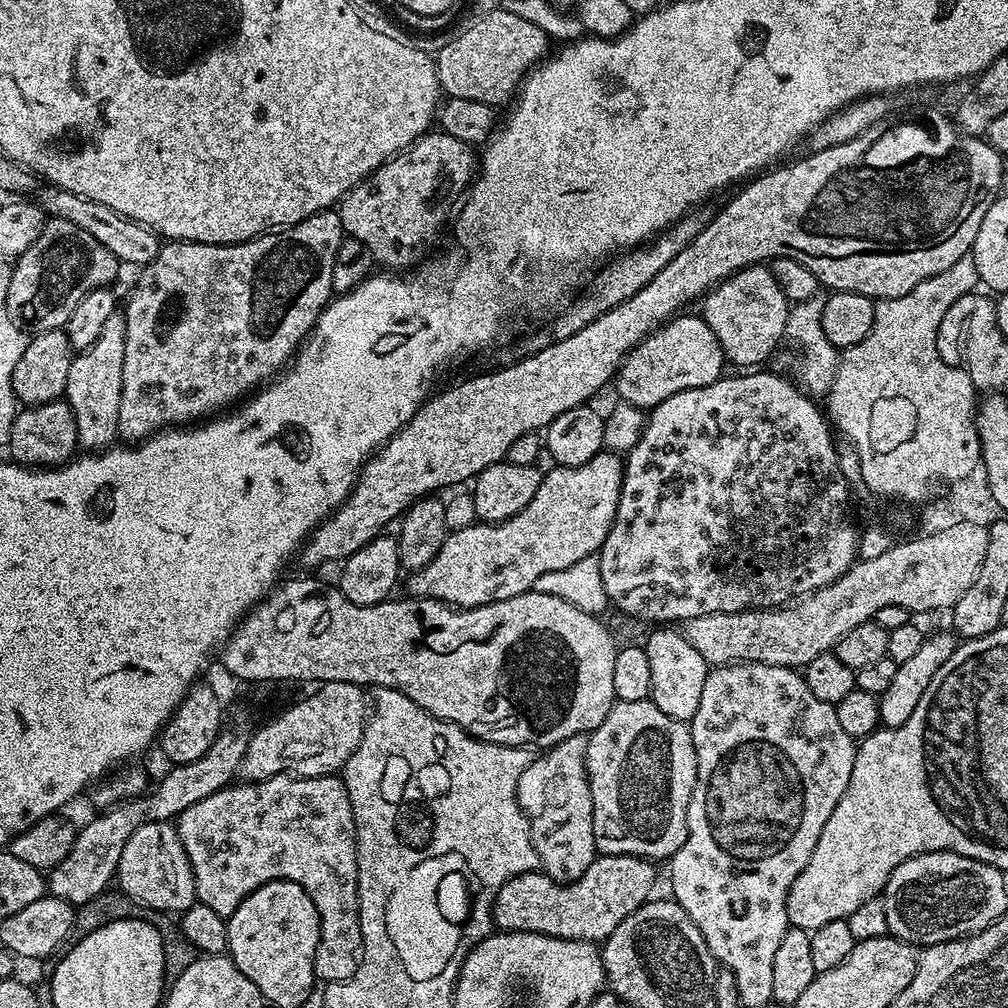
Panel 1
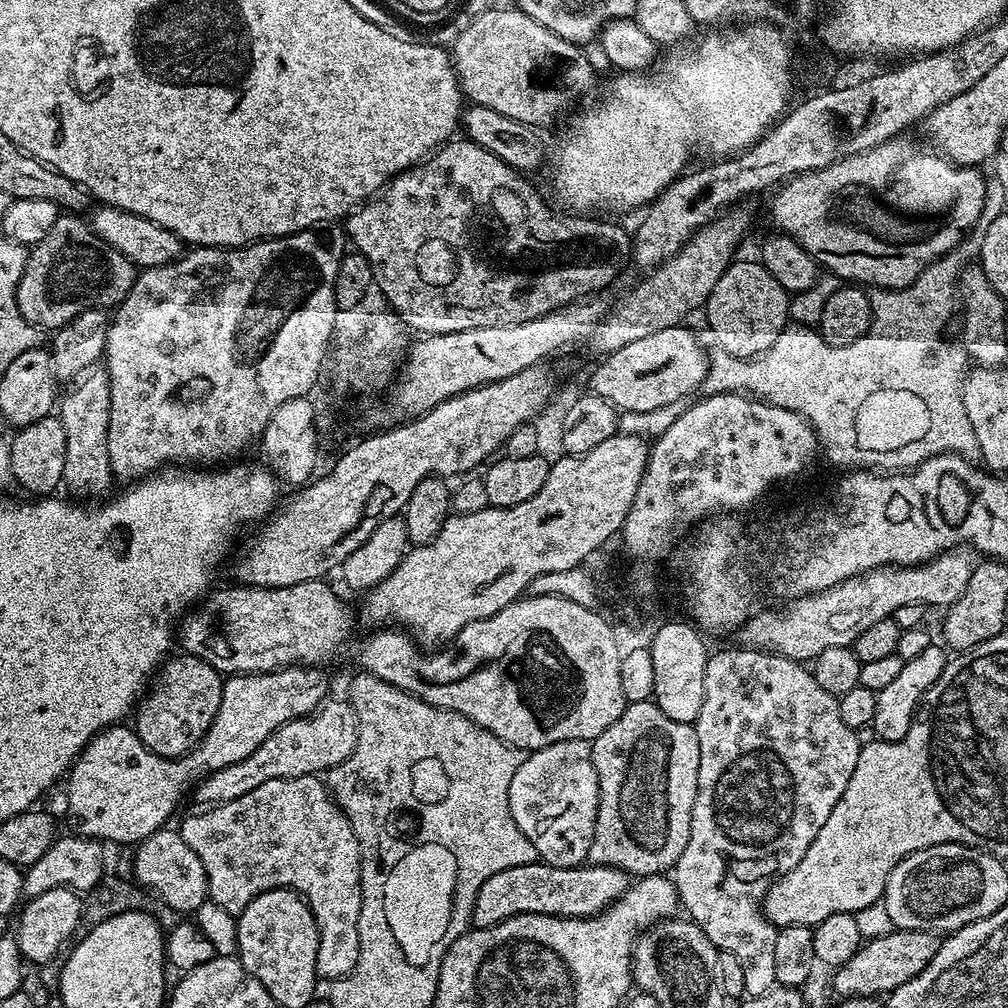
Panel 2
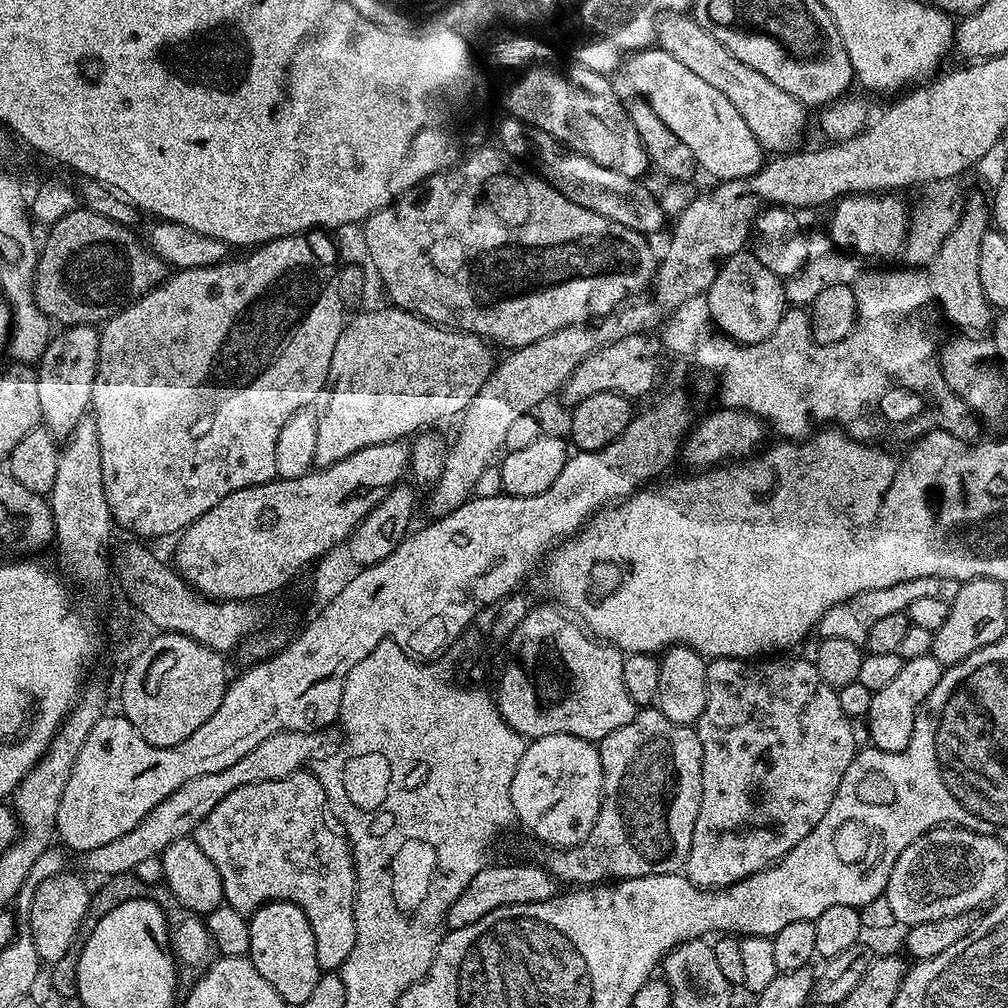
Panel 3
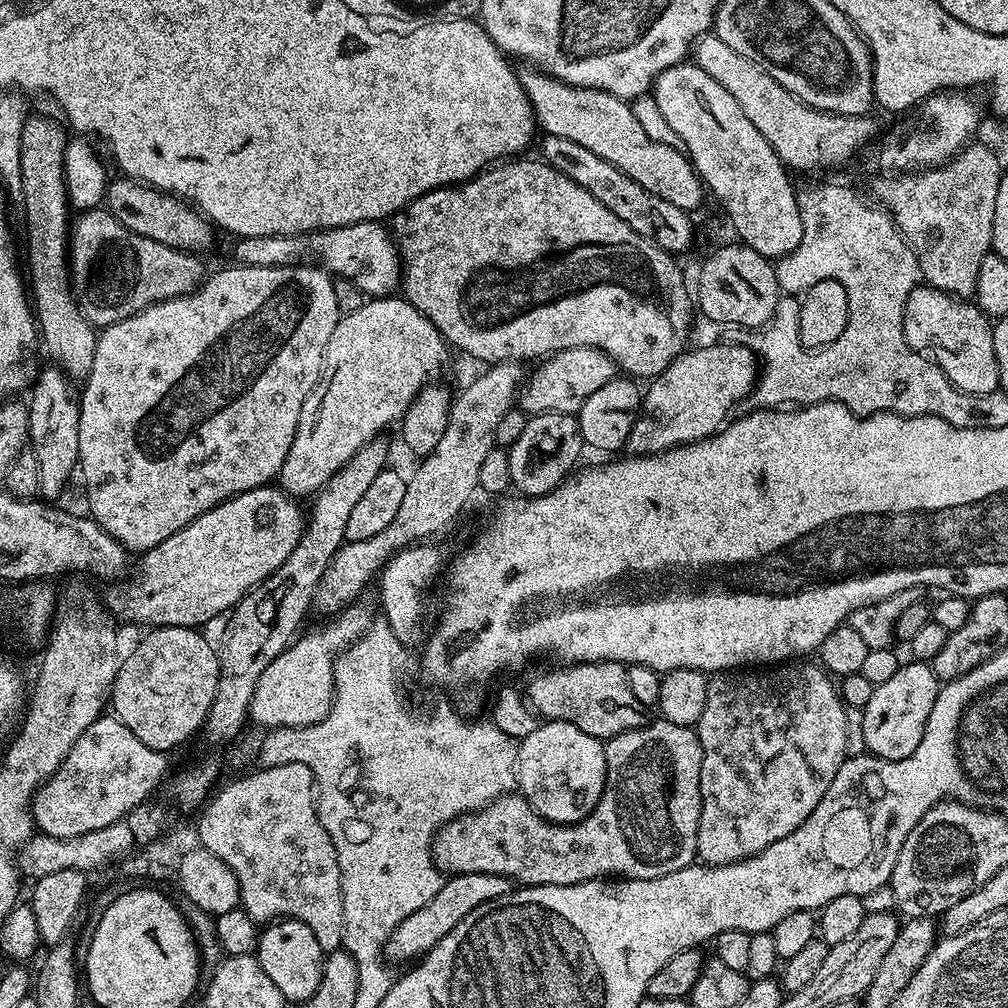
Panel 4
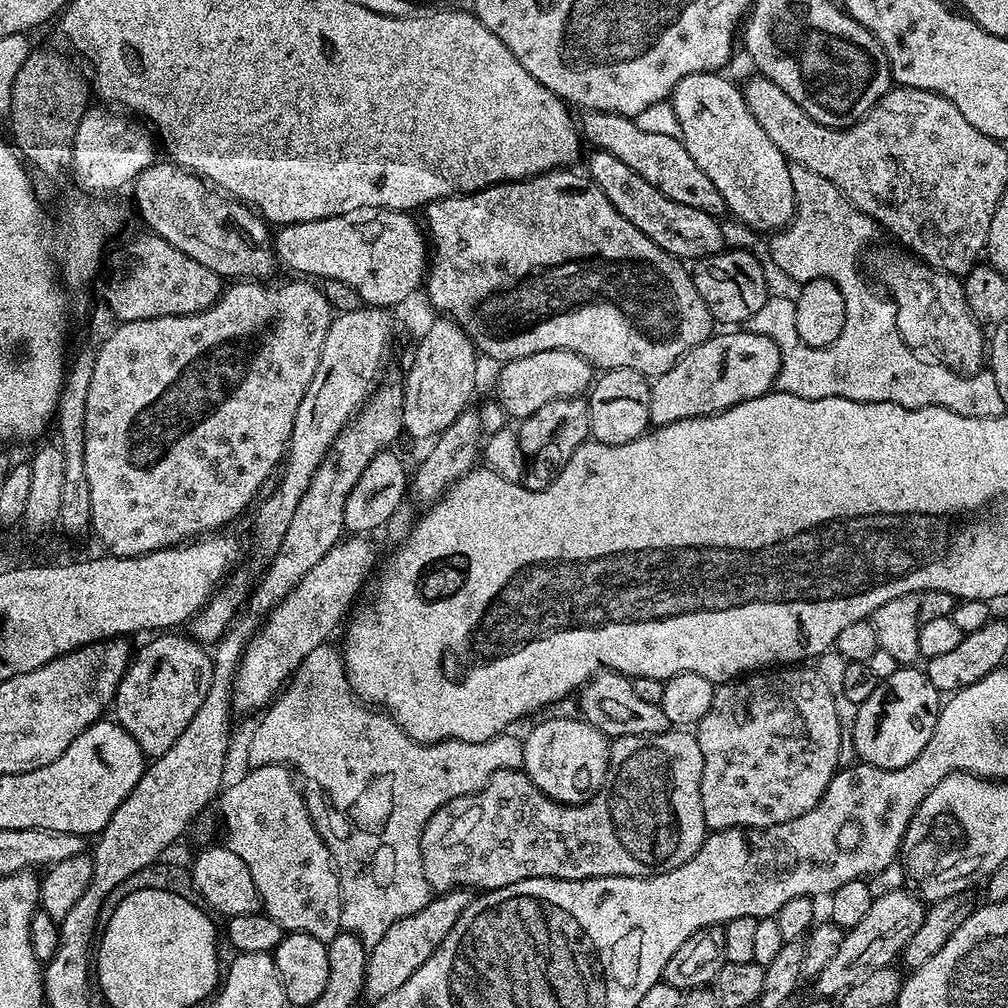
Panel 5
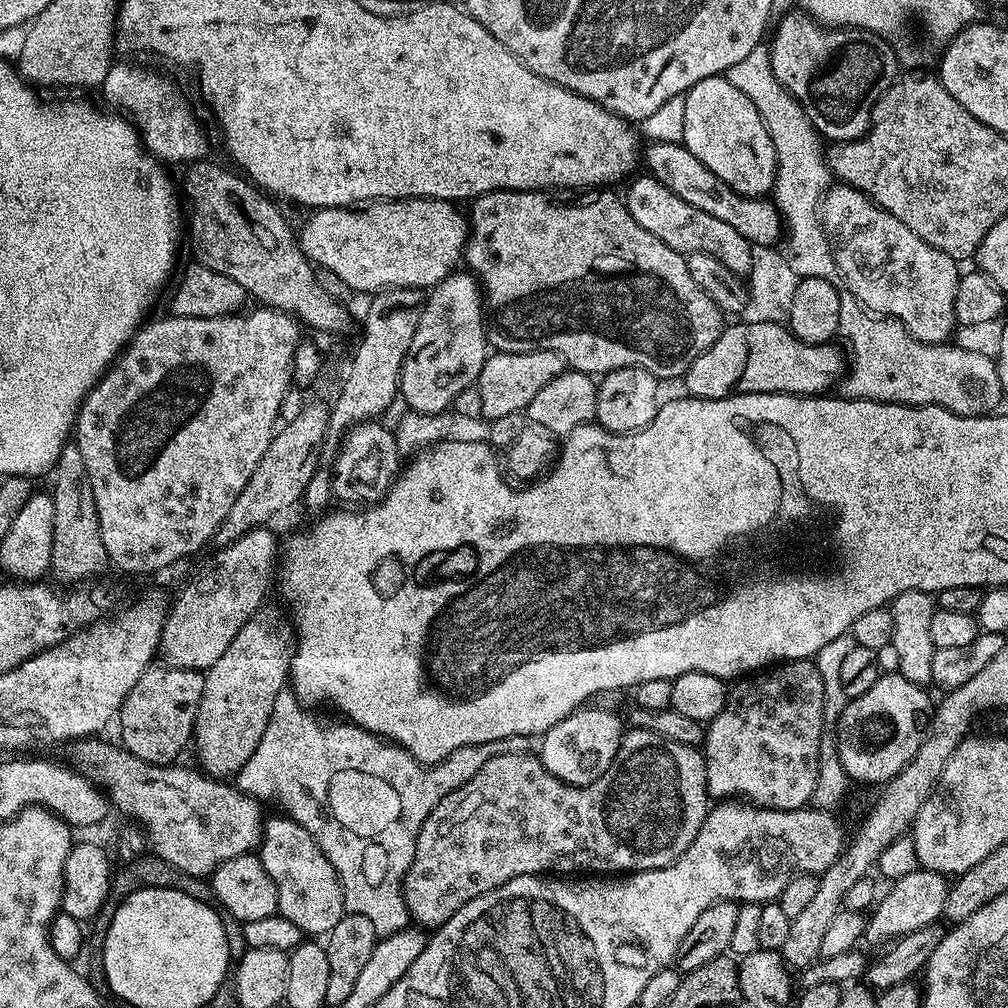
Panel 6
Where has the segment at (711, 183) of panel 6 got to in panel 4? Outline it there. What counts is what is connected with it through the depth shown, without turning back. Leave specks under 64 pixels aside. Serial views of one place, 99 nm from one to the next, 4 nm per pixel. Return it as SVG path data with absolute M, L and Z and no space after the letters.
M528 71L532 72L519 73L520 85L526 90L537 125L547 135L570 138L570 142L586 146L586 150L598 154L598 158L610 162L610 166L618 166L622 174L634 178L638 186L650 190L650 194L658 194L658 198L670 202L670 206L678 206L683 212L695 213L695 208L706 197L696 167L683 151L663 142L654 142L642 130L629 101L619 100L614 94L602 90L575 88L573 84L555 80L546 72Z

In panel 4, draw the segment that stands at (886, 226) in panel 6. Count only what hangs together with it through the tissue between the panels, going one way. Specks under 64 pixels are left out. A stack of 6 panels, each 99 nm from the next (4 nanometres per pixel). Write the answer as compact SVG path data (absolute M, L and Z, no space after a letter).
M917 286L906 298L906 306L904 307L904 337L906 342L915 352L925 356L927 360L934 361L944 371L948 381L966 394L988 396L1000 387L998 358L994 354L994 338L992 337L993 327L993 321L985 316L975 303L958 296L951 296L937 288Z

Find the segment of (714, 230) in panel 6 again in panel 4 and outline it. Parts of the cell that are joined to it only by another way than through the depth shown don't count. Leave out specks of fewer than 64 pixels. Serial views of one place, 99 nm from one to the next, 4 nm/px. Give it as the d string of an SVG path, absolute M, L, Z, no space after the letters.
M545 135L543 139L539 141L539 155L544 163L567 174L578 186L590 190L590 194L594 194L594 198L598 198L606 210L614 210L614 214L618 214L618 218L622 218L630 230L642 234L642 238L657 244L663 252L669 254L684 252L691 246L693 217L689 213L683 212L678 206L670 206L670 202L658 198L658 194L650 194L650 190L638 186L634 178L622 174L618 166L610 166L610 162L598 158L598 154L586 150L586 146L570 142L570 138Z

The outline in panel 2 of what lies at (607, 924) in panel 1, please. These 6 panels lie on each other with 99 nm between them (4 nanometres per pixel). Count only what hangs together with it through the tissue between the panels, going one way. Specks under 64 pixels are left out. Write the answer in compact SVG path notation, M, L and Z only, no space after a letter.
M537 862L498 870L482 882L478 898L474 898L472 924L477 928L494 926L518 914L550 914L551 916L596 916L613 904L628 889L630 877L620 868L589 863L578 868L556 868Z

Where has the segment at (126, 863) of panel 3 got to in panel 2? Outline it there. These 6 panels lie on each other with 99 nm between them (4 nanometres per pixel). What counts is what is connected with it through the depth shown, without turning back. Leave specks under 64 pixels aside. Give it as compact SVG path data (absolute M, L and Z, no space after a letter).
M329 698L316 711L308 716L286 722L254 754L242 758L242 762L234 762L234 766L226 766L217 772L210 772L195 785L197 805L211 806L225 804L234 798L242 798L242 794L250 794L262 782L270 782L274 778L298 778L327 773L337 768L341 762L356 749L358 738L358 718L356 710L347 699Z

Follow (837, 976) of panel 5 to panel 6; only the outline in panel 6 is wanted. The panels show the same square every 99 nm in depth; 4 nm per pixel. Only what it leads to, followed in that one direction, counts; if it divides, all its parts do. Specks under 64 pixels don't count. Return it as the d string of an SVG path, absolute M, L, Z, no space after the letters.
M917 868L905 878L893 881L890 890L876 902L871 914L867 917L864 929L864 940L867 944L889 943L891 940L900 939L915 930L928 928L937 923L944 913L948 902L950 884L947 877L938 872L926 871Z

